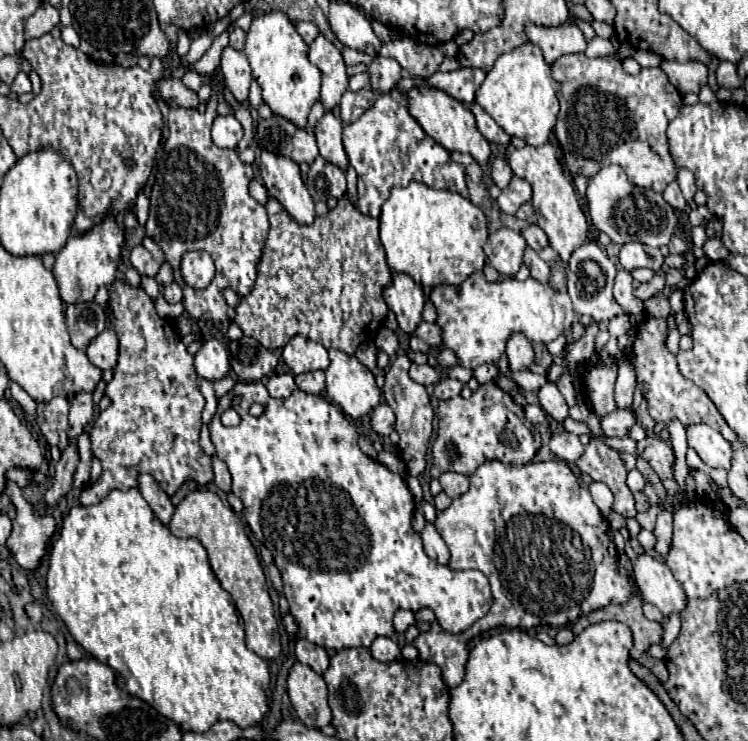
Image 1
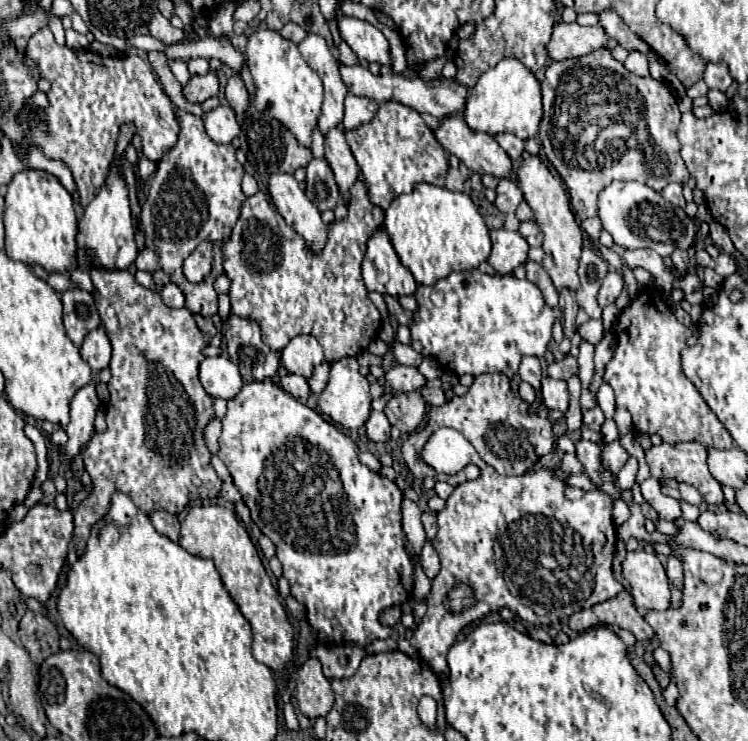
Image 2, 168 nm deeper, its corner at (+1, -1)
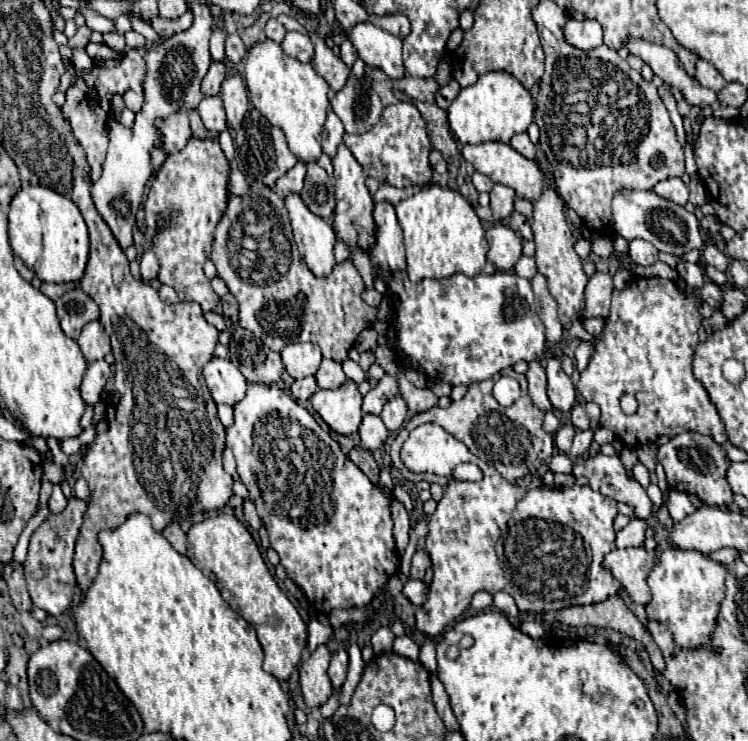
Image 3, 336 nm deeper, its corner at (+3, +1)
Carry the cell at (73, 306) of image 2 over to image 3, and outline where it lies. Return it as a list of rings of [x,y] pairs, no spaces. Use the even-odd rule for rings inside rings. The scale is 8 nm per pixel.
[[[79,286],[71,292],[65,292],[55,304],[61,328],[73,340],[79,338],[85,324],[99,318],[99,306]]]

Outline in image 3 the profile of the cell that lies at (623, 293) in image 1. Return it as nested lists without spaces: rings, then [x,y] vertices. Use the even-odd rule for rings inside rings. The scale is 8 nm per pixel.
[[[595,272],[595,276],[589,278],[589,284],[585,288],[585,318],[607,318],[609,306],[613,296],[613,276],[609,272]]]

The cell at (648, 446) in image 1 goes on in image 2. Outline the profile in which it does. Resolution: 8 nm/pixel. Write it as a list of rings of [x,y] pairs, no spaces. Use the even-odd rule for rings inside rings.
[[[679,442],[679,444],[661,444],[661,446],[653,446],[651,450],[645,452],[647,464],[651,468],[651,476],[653,478],[673,478],[677,482],[687,482],[691,486],[695,486],[701,496],[705,498],[705,502],[709,506],[717,506],[723,504],[723,490],[721,484],[709,474],[707,468],[707,446],[699,444],[699,442]]]

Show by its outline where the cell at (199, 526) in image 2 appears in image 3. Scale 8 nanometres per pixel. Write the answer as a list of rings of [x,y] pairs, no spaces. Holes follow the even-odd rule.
[[[219,512],[209,516],[189,528],[187,558],[217,584],[225,602],[254,627],[265,654],[263,670],[273,674],[277,680],[287,680],[299,664],[307,644],[307,626],[301,620],[297,608],[287,600],[269,574],[247,528],[233,514]]]

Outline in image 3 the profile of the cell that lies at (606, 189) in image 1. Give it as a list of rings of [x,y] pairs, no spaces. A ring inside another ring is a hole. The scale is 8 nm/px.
[[[633,188],[617,190],[611,202],[611,212],[613,212],[611,228],[625,240],[643,238],[651,242],[659,252],[671,252],[671,254],[685,254],[693,248],[699,250],[703,246],[695,214],[687,212],[683,206],[677,206],[657,196],[653,190],[633,190]]]

